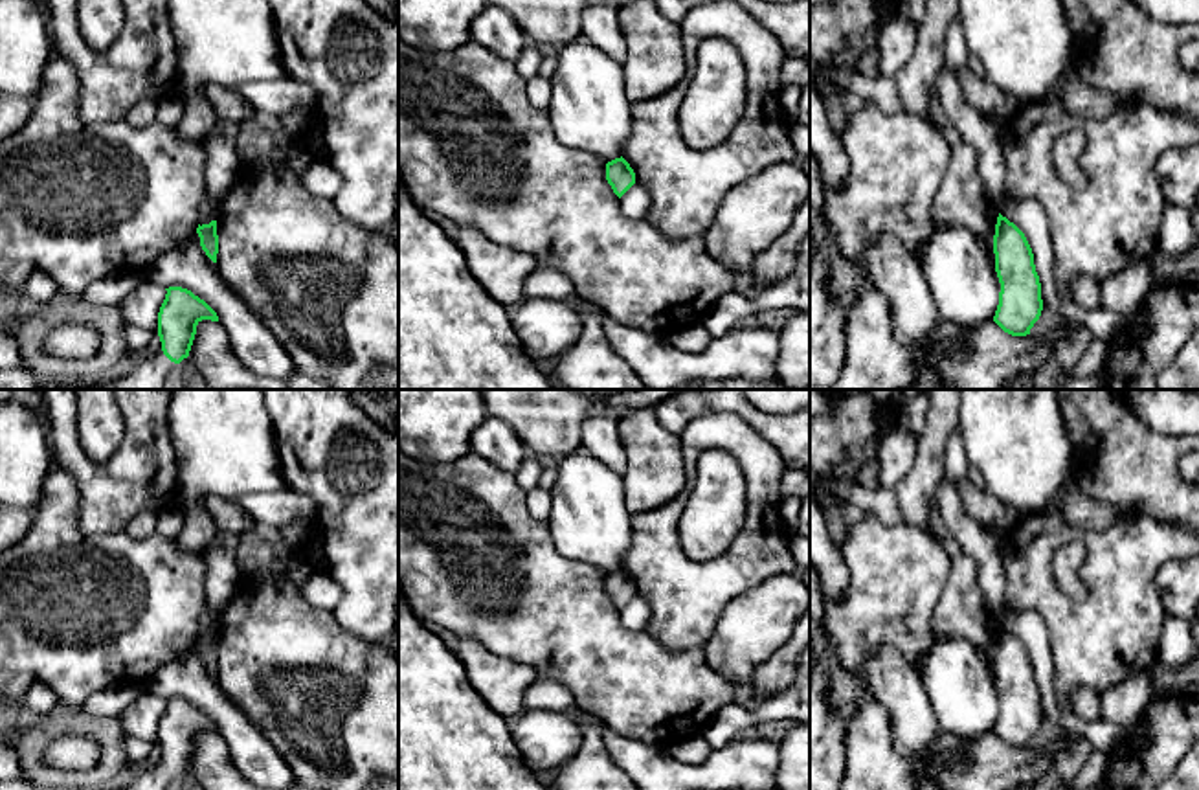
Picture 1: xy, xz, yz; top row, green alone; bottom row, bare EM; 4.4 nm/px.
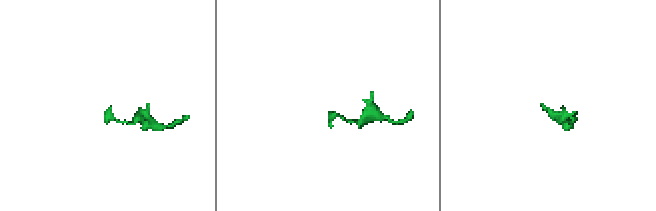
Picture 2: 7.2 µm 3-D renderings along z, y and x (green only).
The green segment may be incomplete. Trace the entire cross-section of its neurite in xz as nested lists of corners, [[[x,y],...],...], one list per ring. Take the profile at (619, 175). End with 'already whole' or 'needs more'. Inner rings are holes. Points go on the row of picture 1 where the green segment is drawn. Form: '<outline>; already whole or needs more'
[[[621,156],[606,164],[606,180],[613,193],[621,198],[635,184],[635,173]]]; already whole

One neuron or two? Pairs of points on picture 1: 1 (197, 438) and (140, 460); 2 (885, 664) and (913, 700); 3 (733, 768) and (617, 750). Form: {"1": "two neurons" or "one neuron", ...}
{"1": "two neurons", "2": "one neuron", "3": "one neuron"}

